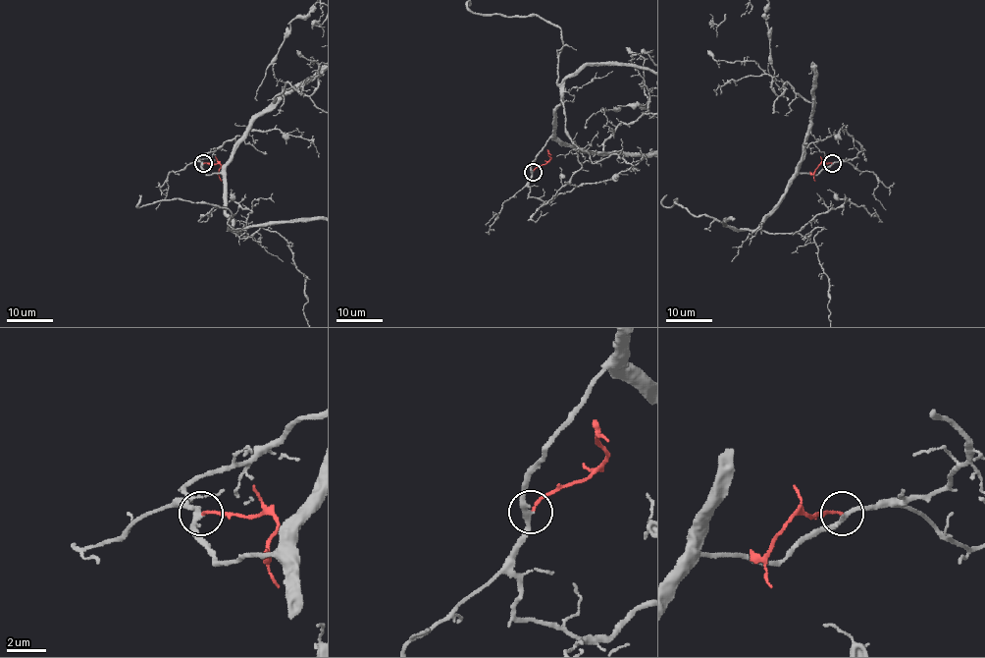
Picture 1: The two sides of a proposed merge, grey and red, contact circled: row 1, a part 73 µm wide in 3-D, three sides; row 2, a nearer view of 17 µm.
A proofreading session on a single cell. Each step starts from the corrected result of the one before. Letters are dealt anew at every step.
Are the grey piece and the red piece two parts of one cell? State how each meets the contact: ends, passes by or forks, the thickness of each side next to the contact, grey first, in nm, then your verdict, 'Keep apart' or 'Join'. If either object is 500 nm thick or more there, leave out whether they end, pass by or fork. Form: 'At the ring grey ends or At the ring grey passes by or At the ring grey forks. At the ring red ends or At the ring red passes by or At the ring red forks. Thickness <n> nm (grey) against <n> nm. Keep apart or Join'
At the ring grey passes by. At the ring red ends. Thickness 260 nm (grey) against 130 nm. Keep apart

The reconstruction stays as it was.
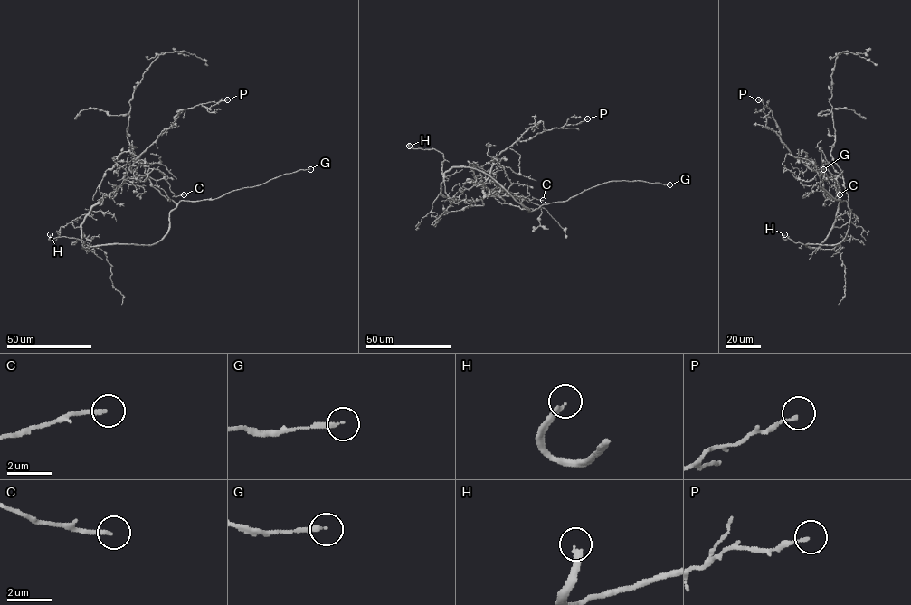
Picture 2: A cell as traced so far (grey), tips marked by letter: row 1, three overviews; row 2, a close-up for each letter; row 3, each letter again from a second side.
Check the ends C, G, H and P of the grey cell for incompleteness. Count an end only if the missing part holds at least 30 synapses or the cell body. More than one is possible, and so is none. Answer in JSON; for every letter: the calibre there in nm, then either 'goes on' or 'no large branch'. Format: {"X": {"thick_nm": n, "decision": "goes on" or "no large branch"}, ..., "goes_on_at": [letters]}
{"C": {"thick_nm": 200, "decision": "no large branch"}, "G": {"thick_nm": 200, "decision": "goes on"}, "H": {"thick_nm": 220, "decision": "no large branch"}, "P": {"thick_nm": 130, "decision": "no large branch"}, "goes_on_at": ["G"]}

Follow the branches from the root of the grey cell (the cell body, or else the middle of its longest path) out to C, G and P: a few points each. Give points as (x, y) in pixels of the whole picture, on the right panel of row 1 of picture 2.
C: (822, 164), (822, 189), (839, 201), (839, 185), (835, 175), (839, 189), (837, 196), (839, 194)
G: (822, 164), (828, 161), (842, 176), (848, 203), (834, 198), (820, 187), (820, 175), (823, 169)
P: (822, 164), (822, 189), (839, 201), (839, 184), (791, 153), (773, 112), (758, 99)

